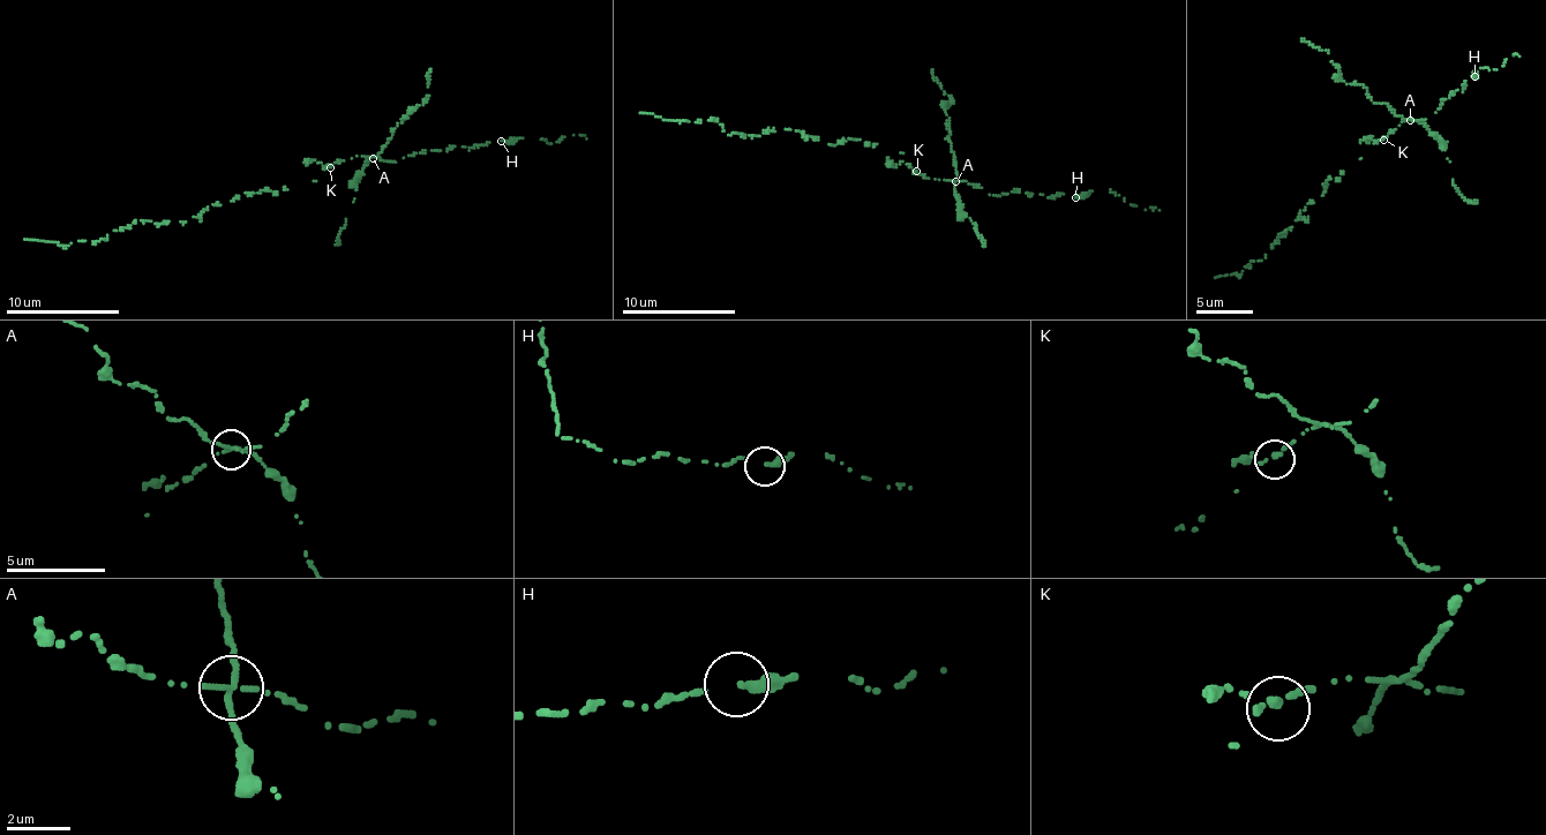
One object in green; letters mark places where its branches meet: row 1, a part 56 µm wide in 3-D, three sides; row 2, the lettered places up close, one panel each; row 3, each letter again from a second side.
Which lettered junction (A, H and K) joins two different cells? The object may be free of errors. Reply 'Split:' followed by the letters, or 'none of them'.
Split: A

